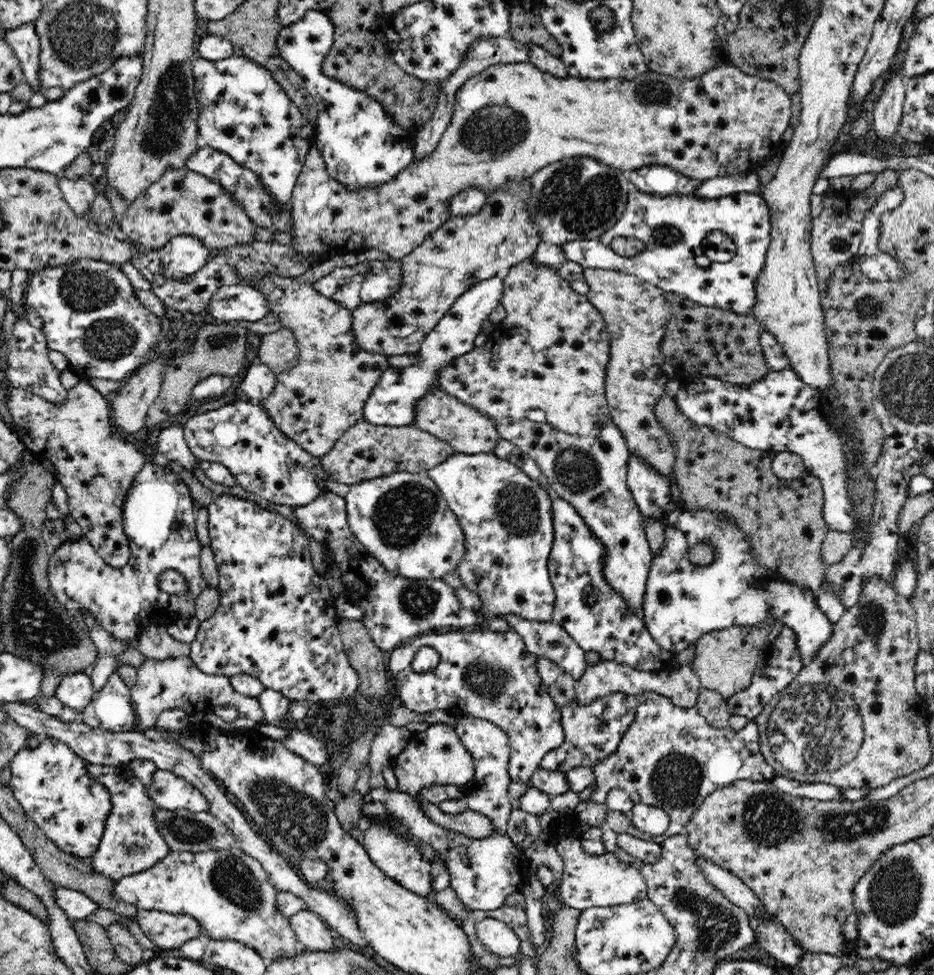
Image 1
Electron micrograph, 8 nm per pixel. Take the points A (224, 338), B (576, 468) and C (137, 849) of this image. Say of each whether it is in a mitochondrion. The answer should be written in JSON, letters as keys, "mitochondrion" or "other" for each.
{"A":"mitochondrion","B":"mitochondrion","C":"mitochondrion"}

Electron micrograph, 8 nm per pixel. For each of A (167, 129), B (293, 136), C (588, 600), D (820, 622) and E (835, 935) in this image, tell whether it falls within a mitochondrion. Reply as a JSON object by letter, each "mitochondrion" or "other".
{"A":"mitochondrion","B":"other","C":"other","D":"other","E":"other"}

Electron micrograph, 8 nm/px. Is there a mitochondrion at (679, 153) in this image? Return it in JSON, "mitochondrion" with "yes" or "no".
{"mitochondrion":"no"}

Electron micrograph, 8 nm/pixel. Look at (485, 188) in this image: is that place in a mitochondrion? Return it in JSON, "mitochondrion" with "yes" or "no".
{"mitochondrion":"no"}

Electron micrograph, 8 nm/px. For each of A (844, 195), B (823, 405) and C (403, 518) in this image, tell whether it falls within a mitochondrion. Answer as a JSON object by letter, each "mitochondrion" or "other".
{"A":"other","B":"other","C":"mitochondrion"}

